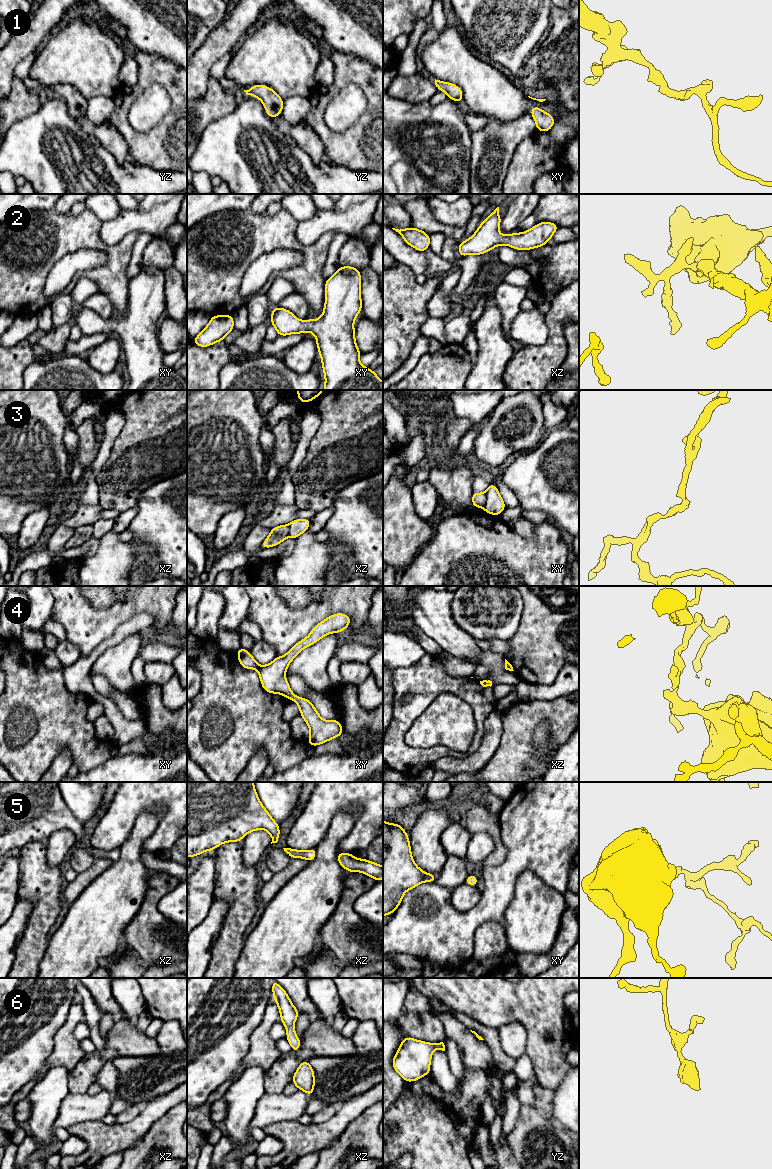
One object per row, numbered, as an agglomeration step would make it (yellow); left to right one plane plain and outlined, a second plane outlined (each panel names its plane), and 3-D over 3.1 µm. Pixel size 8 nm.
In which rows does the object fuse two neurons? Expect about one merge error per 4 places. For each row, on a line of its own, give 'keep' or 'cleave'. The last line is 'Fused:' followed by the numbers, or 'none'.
1: keep
2: keep
3: cleave
4: keep
5: keep
6: keep
Fused: 3

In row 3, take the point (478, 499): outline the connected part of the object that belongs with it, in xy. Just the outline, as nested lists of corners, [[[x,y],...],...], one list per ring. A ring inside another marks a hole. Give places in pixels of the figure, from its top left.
[[[473,491],[472,494],[472,506],[478,508],[484,508],[486,503],[486,493],[476,493]]]

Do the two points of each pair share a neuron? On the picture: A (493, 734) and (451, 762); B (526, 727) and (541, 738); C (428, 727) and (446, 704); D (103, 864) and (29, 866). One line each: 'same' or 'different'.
A: same
B: different
C: same
D: different

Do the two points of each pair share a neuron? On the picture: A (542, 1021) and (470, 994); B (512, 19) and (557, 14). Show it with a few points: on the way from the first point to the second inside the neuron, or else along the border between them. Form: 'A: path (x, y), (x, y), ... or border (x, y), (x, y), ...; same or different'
A: path (524, 1003), (494, 1002), (488, 998); same
B: border (551, 10), (547, 28); different

